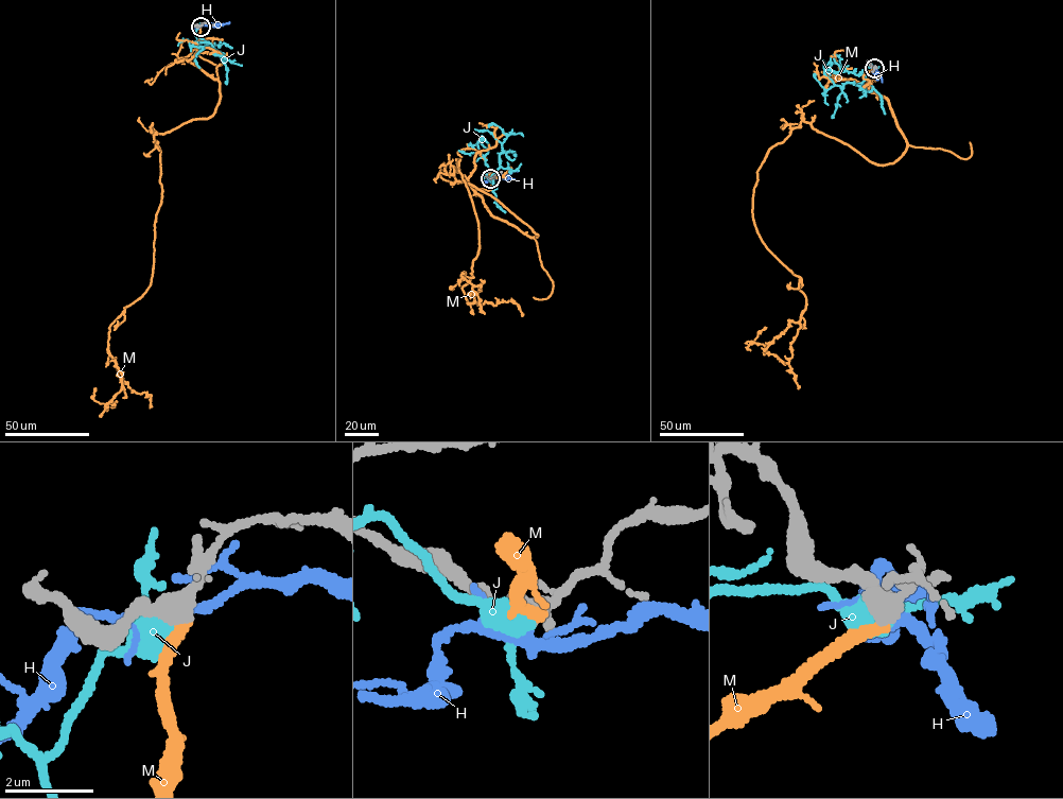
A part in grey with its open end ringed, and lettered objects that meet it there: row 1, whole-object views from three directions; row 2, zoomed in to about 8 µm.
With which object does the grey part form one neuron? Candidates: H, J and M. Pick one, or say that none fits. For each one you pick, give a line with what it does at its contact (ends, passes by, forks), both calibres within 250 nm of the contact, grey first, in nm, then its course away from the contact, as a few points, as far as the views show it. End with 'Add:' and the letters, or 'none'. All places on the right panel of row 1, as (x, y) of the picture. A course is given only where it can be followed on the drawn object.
Add: none

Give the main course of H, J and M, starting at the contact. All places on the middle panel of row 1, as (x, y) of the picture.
H: (490, 178), (506, 178), (518, 169)
J: (489, 178), (485, 174), (488, 170), (492, 190), (491, 177), (500, 166), (507, 136), (495, 124), (489, 127)
M: (490, 178), (487, 210), (539, 235), (456, 159), (478, 224), (468, 304), (481, 285), (453, 289)

